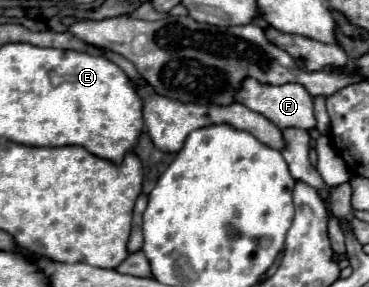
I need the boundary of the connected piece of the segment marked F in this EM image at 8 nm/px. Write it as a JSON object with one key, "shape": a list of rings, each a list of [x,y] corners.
{"shape":[[[246,78],[242,82],[242,90],[238,90],[236,102],[248,106],[250,110],[266,116],[272,120],[278,128],[302,128],[302,130],[312,130],[316,126],[314,110],[312,110],[312,96],[306,94],[304,86],[288,82],[286,86],[262,86],[260,82],[254,82],[254,78]]]}

